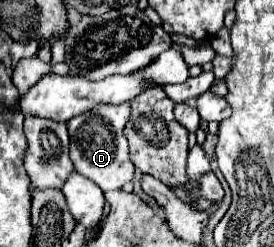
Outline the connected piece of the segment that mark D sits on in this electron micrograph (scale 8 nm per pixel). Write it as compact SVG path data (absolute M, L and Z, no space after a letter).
M132 100L124 104L98 104L90 112L70 118L68 134L70 134L70 160L78 174L96 182L104 192L118 190L126 182L134 178L134 164L128 152L128 140L124 136L124 126L132 114Z

